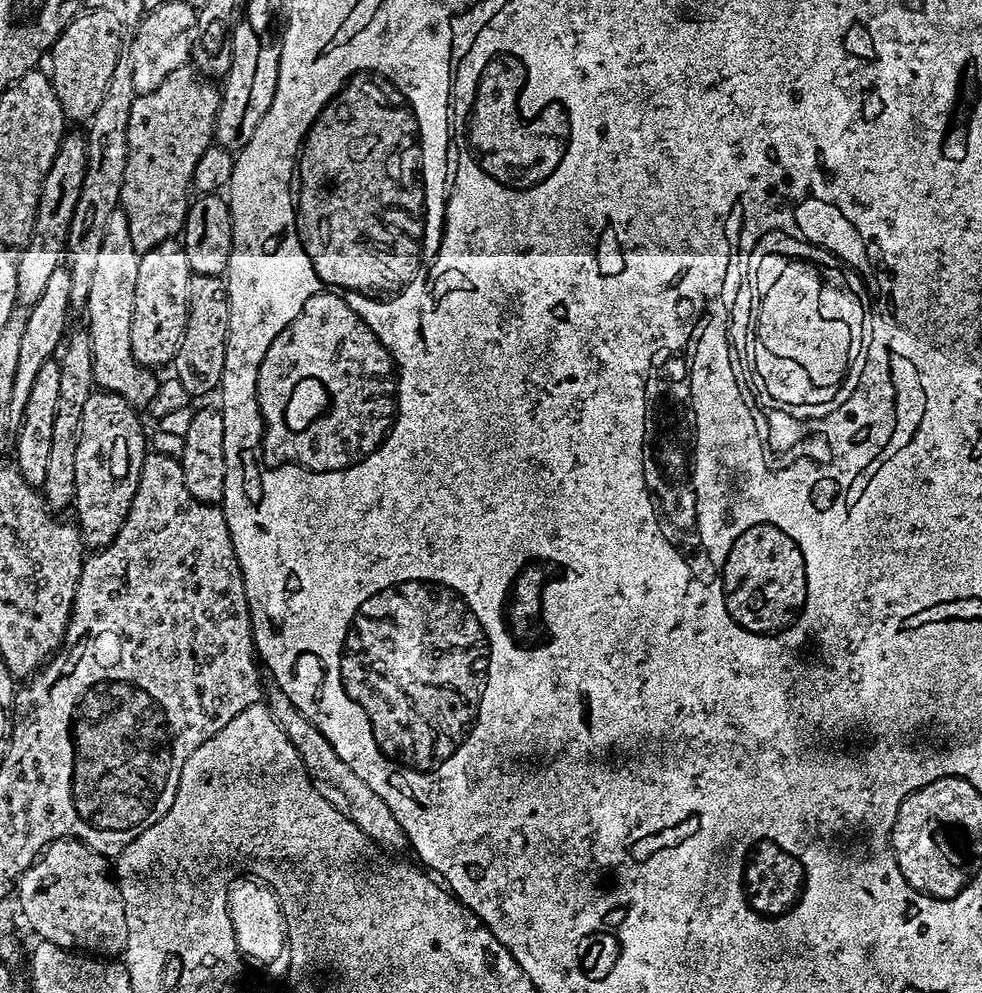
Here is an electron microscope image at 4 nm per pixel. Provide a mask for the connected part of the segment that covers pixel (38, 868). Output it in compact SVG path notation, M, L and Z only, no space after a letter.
M56 840L44 849L36 863L24 871L18 881L18 897L23 908L23 919L37 932L40 940L49 940L69 950L95 954L100 958L116 958L127 946L126 906L122 902L119 883L114 879L103 855L92 851L78 840Z

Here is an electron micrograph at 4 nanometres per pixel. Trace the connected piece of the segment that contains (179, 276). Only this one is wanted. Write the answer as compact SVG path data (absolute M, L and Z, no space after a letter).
M179 239L166 240L141 255L138 266L138 283L134 285L134 310L130 322L130 346L134 358L141 364L145 366L171 365L175 361L180 339L186 330L190 278L193 274L192 267L186 262L183 243Z

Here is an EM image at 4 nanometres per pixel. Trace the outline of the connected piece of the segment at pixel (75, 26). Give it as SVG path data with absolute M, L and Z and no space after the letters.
M105 6L81 11L81 16L79 13L65 26L50 49L50 79L69 121L91 120L94 110L98 110L98 102L102 102L102 94L106 94L106 86L110 86L114 66L122 58L120 20L110 8Z

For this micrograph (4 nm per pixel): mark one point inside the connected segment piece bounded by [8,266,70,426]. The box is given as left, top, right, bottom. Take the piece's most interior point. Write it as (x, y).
(44, 323)

